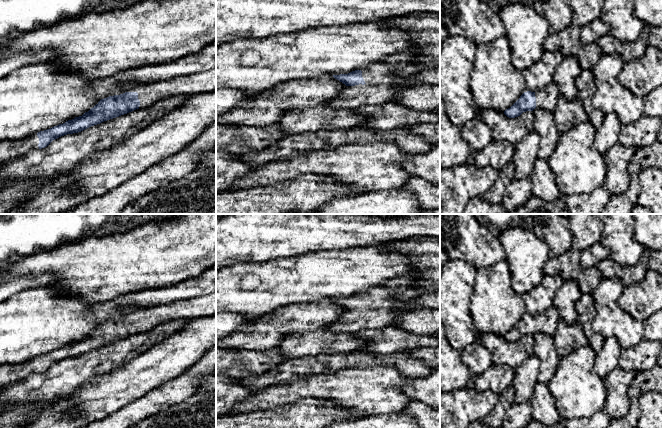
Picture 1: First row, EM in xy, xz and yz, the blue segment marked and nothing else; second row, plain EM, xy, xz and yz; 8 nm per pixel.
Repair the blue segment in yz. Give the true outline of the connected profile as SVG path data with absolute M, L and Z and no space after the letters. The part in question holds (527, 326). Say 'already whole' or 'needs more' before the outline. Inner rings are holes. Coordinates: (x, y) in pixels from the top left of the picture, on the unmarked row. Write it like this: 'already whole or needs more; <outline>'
needs more; M554 306L548 308L545 313L531 316L525 313L520 322L504 338L509 342L520 340L523 336L541 332L548 336L554 336L559 323L559 313Z

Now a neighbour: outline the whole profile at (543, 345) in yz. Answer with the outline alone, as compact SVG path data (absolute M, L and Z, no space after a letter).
M535 332L533 334L533 354L540 361L539 382L548 384L560 361L553 337Z

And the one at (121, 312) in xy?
M124 306L124 307L120 307L116 310L115 314L114 314L114 318L113 319L120 319L123 318L125 316L127 316L128 314L131 314L133 312L136 312L138 309L133 307L133 306Z

